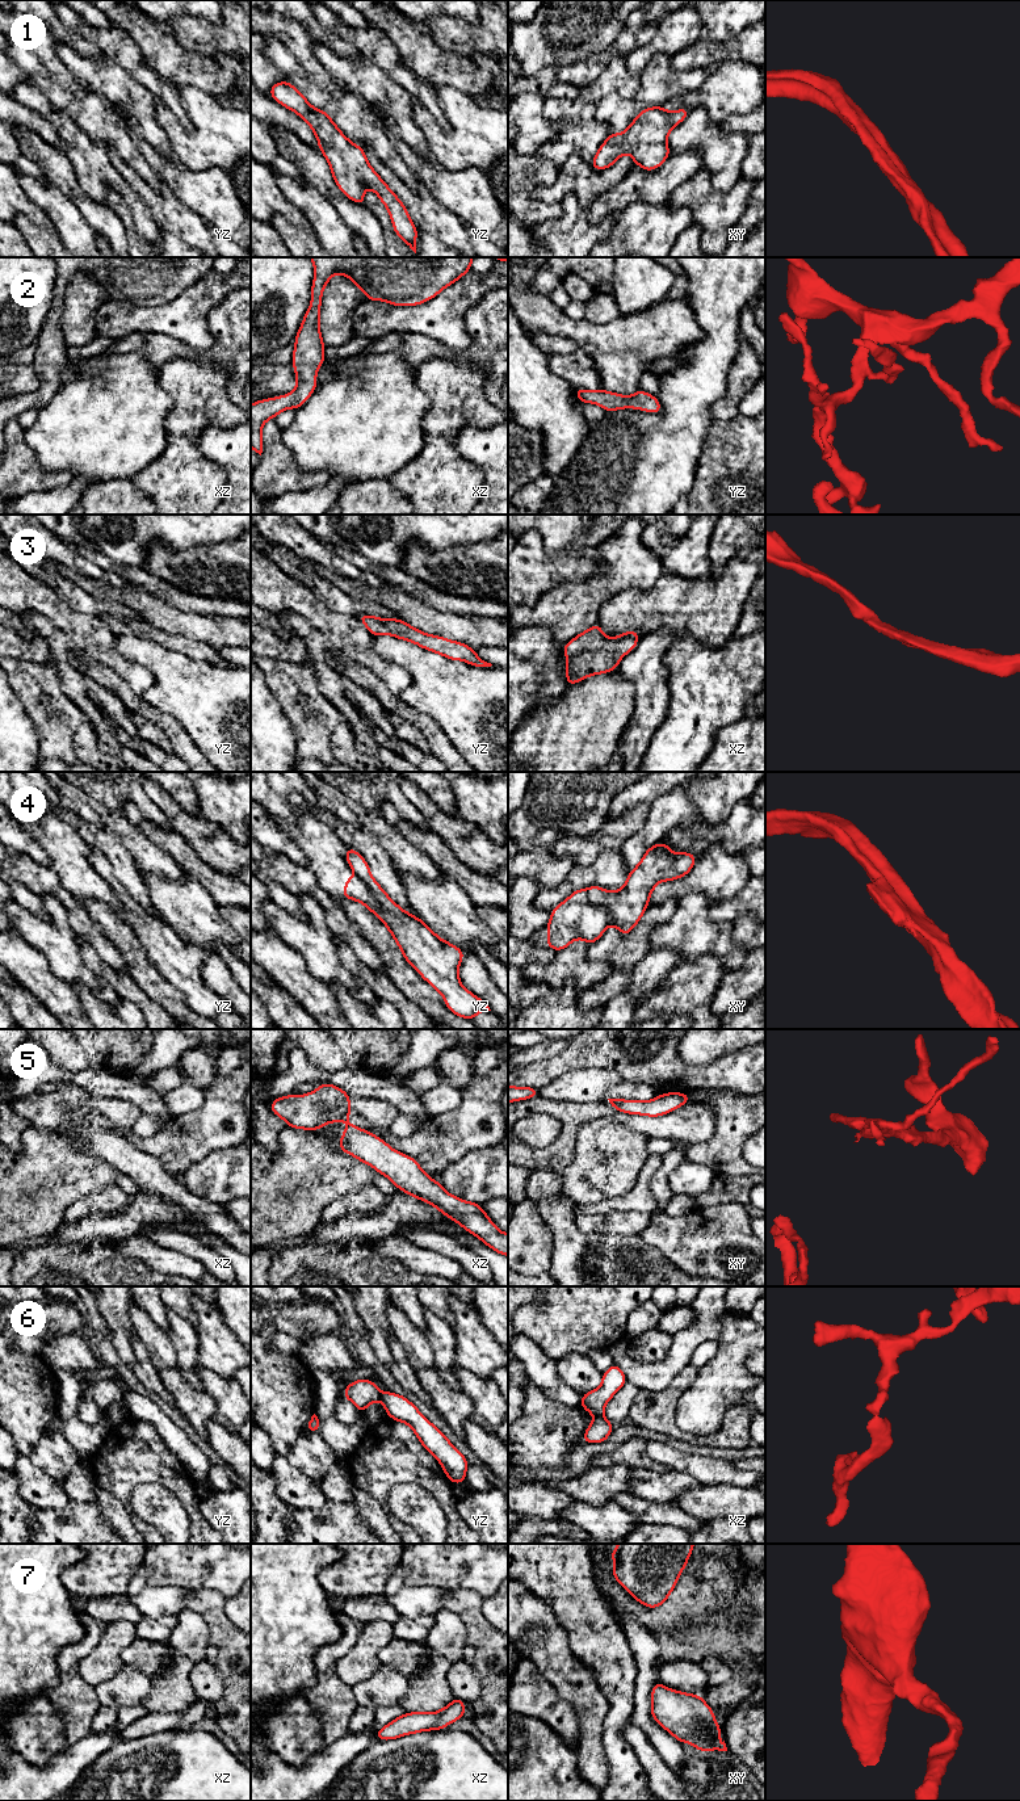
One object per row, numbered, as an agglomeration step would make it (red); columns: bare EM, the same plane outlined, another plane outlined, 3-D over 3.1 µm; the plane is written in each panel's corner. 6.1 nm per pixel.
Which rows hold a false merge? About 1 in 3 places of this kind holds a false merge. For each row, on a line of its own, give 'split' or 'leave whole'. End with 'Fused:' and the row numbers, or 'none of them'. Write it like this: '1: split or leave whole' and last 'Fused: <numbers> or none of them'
1: leave whole
2: leave whole
3: leave whole
4: split
5: leave whole
6: split
7: leave whole
Fused: 4, 6

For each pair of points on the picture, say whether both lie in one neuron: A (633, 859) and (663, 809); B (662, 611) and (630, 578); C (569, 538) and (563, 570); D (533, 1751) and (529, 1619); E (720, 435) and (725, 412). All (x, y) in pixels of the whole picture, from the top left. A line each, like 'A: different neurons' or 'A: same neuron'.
A: same neuron
B: different neurons
C: different neurons
D: different neurons
E: different neurons

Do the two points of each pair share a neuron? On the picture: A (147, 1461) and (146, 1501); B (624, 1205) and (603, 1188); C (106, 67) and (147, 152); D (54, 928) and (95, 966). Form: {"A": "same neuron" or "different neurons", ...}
{"A": "different neurons", "B": "different neurons", "C": "different neurons", "D": "different neurons"}

